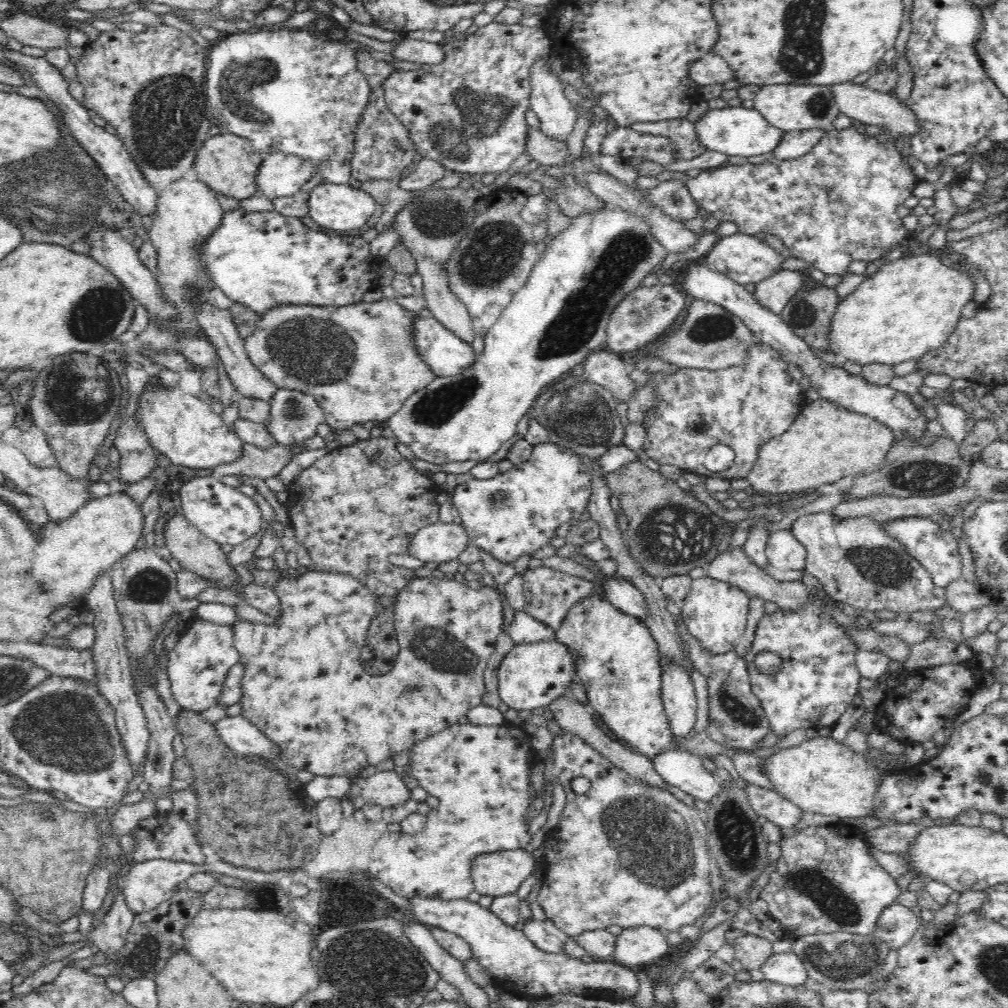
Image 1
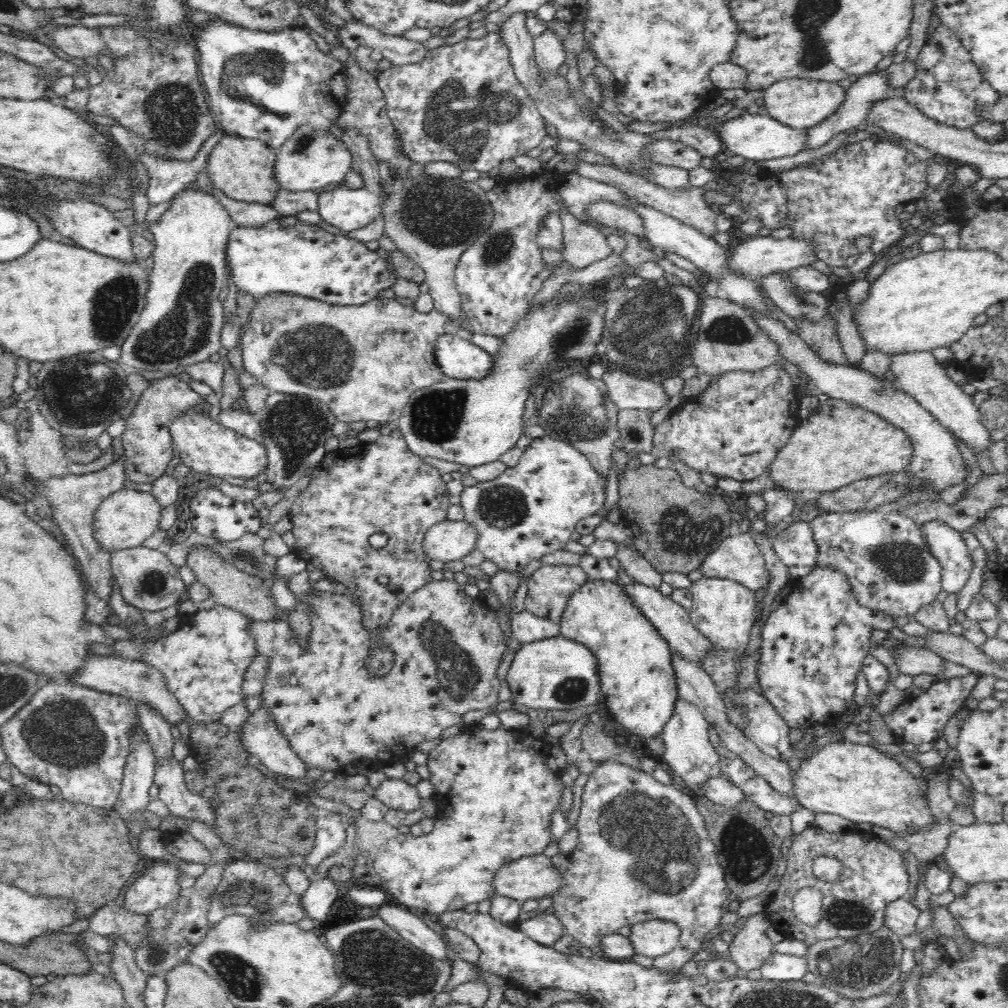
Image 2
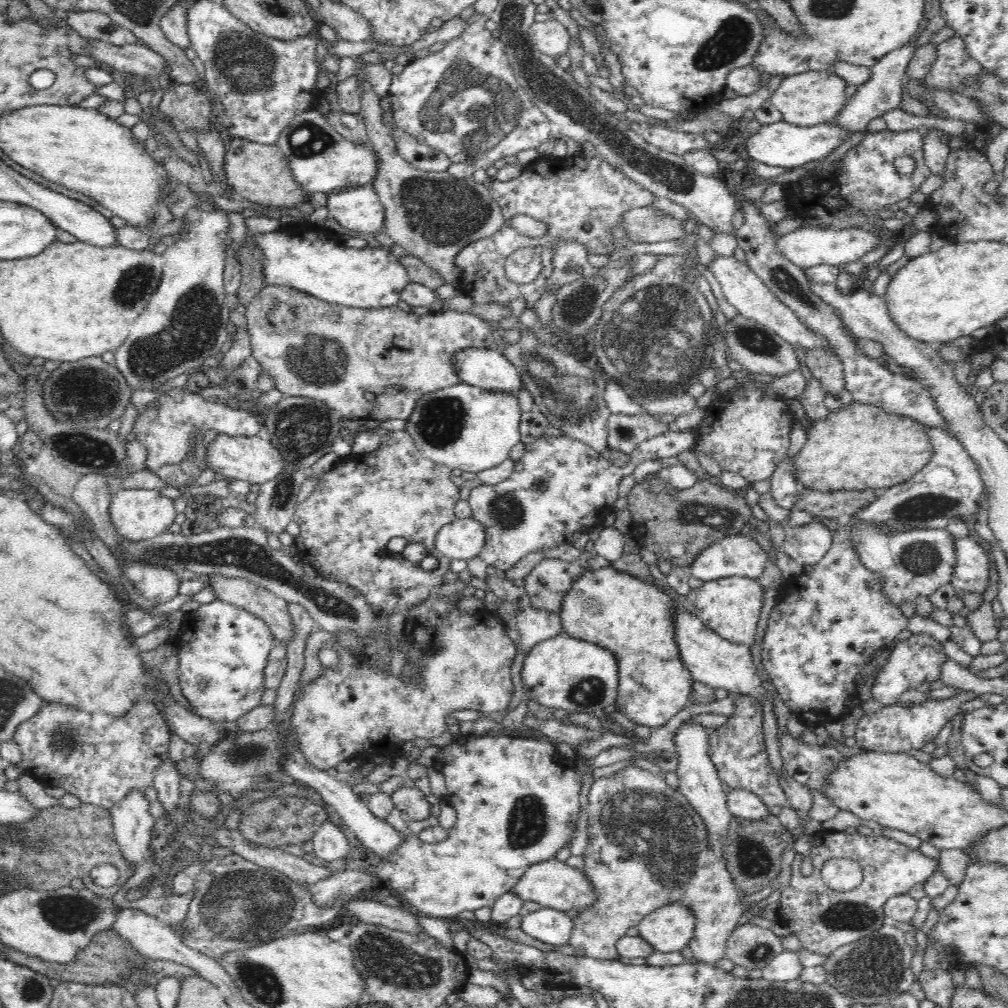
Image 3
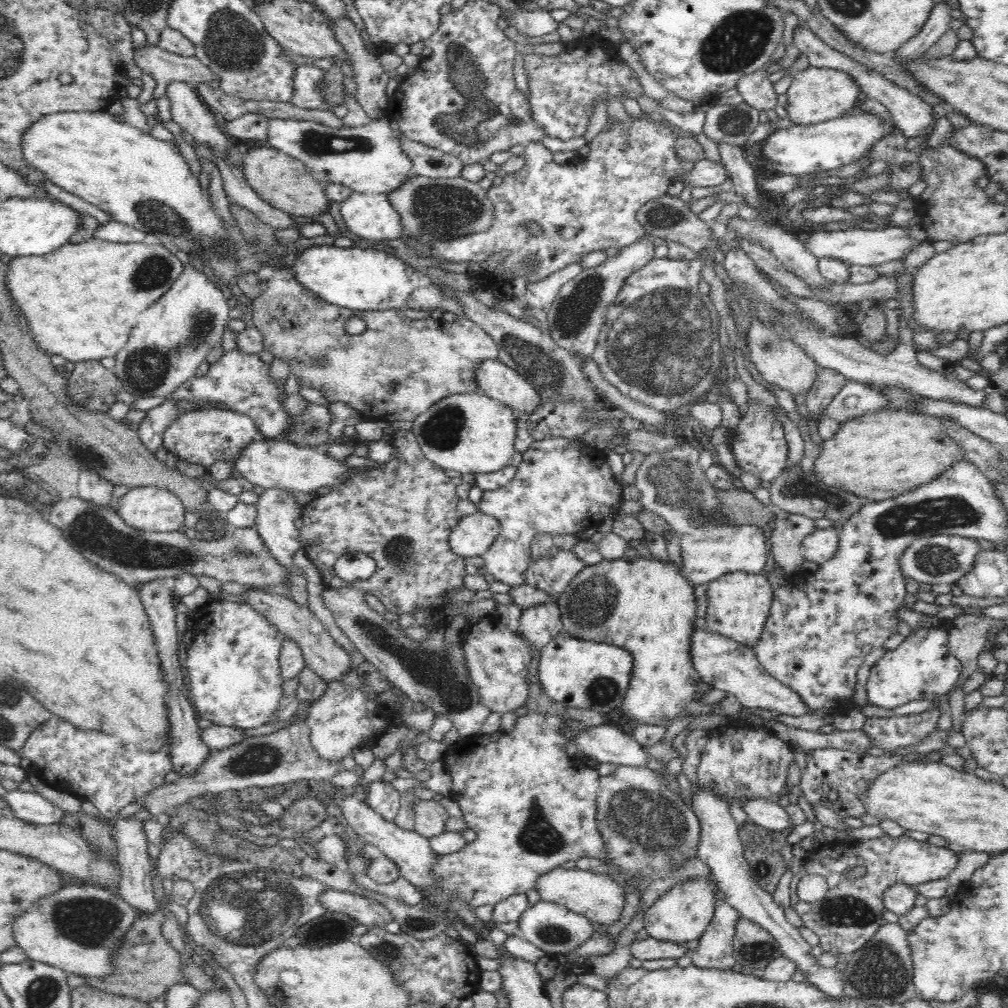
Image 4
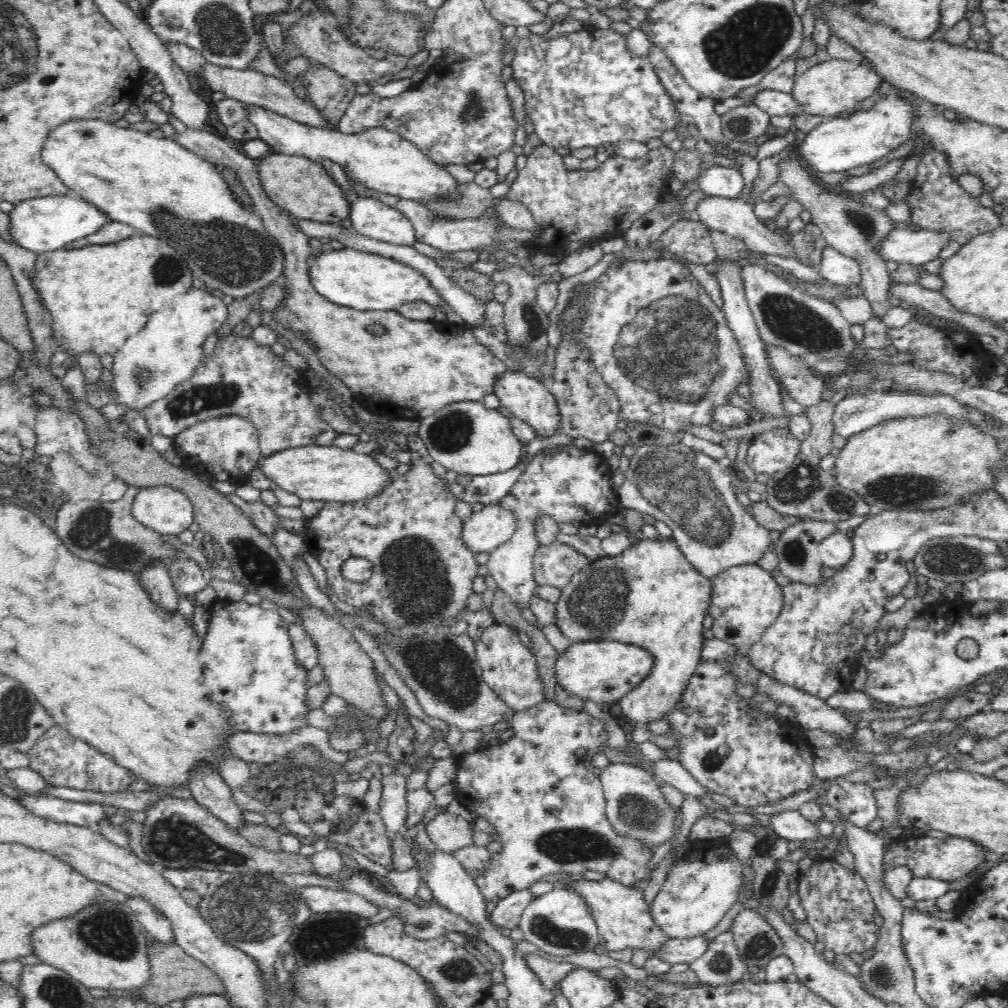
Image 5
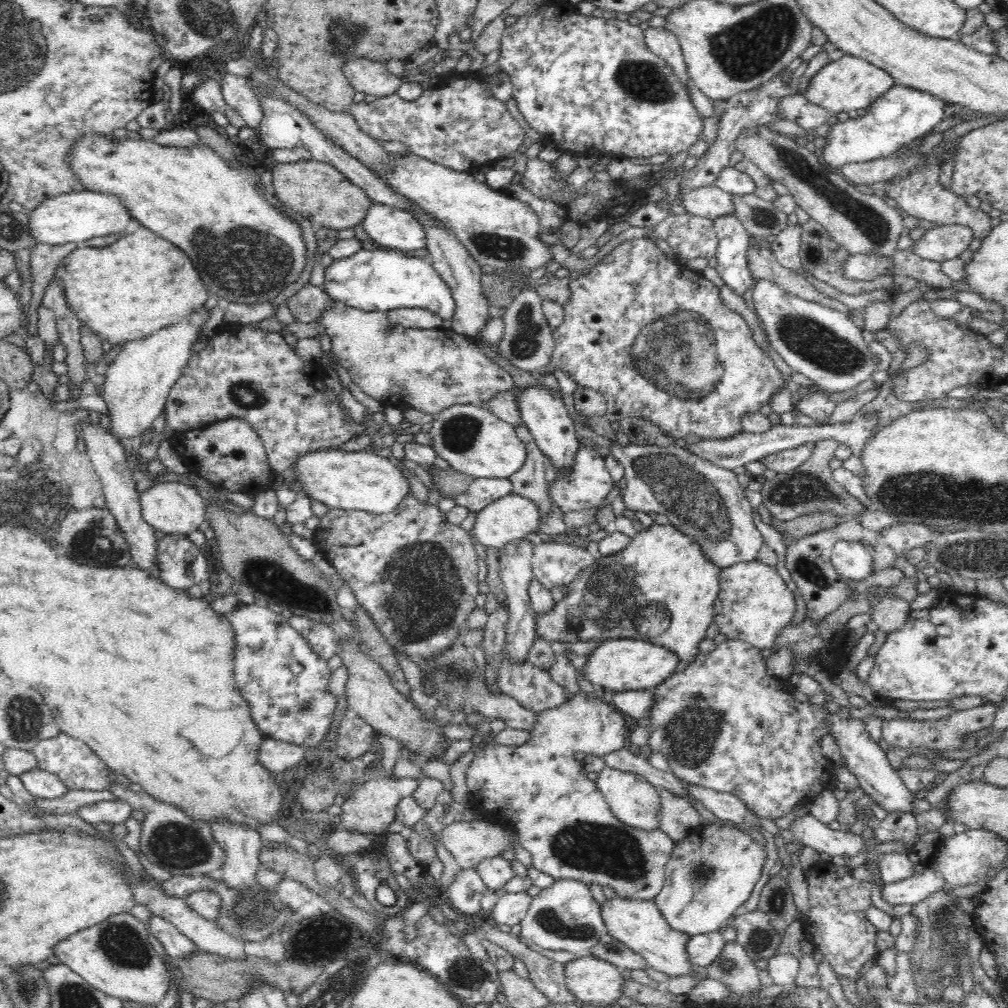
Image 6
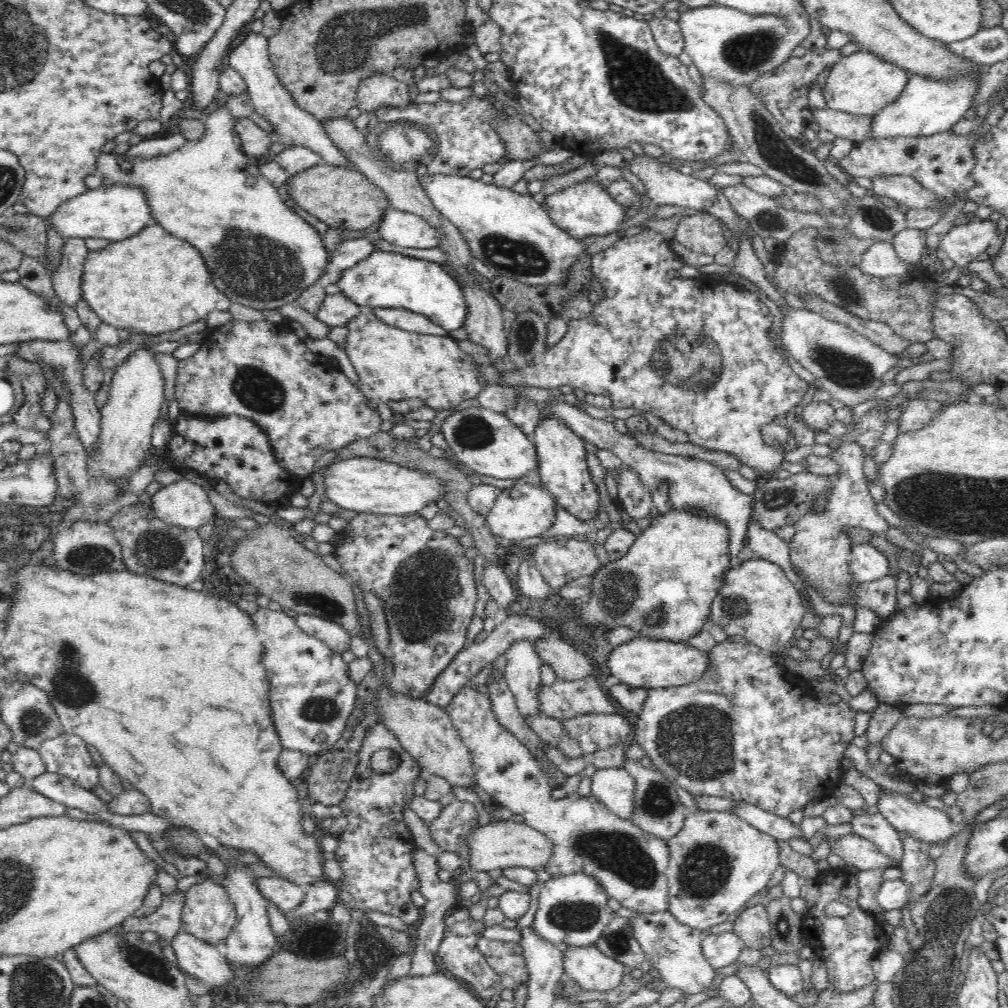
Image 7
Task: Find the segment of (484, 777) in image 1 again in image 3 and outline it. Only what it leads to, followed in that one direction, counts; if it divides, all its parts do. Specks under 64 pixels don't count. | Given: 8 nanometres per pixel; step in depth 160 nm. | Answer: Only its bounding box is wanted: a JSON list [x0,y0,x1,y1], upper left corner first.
[385,733,582,918]

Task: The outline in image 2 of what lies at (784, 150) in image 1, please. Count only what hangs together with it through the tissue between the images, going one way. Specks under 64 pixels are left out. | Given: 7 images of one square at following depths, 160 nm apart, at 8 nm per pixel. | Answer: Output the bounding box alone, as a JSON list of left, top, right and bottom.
[805,71,892,148]

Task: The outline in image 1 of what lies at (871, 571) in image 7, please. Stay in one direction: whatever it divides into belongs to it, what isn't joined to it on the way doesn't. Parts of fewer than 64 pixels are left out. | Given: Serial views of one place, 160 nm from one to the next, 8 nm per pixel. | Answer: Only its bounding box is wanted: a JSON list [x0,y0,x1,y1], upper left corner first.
[766,529,807,570]

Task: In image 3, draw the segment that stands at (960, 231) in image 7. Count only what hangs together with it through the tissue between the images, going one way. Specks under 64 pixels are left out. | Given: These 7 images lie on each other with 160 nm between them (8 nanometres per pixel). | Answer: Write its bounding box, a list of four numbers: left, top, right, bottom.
[778,227,880,268]

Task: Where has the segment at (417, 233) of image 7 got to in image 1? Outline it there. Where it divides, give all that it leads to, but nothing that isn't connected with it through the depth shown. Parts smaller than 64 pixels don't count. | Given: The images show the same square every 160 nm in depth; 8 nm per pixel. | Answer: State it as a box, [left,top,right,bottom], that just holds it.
[308,183,378,231]

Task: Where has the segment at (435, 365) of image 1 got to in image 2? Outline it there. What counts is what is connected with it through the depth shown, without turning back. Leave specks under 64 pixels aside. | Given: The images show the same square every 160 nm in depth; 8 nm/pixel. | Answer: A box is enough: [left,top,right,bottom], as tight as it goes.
[433,334,493,379]

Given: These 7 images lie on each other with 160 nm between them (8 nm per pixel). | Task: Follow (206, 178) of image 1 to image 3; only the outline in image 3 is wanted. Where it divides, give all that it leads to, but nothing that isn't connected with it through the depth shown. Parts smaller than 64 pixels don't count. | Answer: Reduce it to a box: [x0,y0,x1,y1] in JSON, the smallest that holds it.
[223,138,308,209]

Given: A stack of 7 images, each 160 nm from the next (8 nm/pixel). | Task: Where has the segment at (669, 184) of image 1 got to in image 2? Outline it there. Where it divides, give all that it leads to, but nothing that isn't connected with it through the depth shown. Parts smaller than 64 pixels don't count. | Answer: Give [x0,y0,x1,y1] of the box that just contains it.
[573,161,718,238]

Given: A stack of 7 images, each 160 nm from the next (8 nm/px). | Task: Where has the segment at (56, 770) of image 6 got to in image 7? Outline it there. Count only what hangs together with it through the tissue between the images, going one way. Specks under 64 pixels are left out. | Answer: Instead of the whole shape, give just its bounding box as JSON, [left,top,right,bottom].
[39,733,99,791]

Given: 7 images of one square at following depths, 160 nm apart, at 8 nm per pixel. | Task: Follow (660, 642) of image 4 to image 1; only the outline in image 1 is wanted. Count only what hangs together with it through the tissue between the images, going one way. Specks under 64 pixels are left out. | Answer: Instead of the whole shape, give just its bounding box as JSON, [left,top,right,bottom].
[554,591,673,759]

